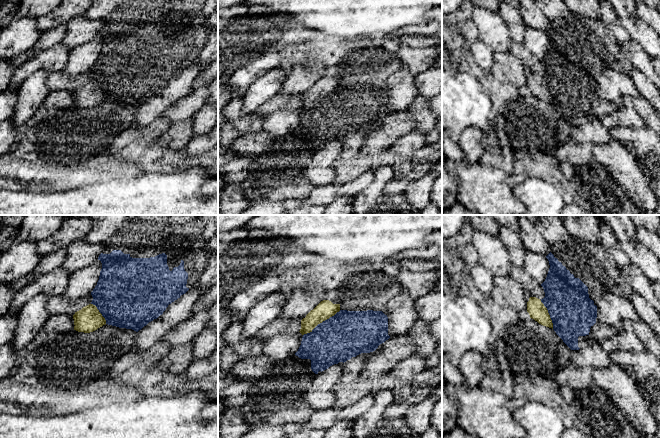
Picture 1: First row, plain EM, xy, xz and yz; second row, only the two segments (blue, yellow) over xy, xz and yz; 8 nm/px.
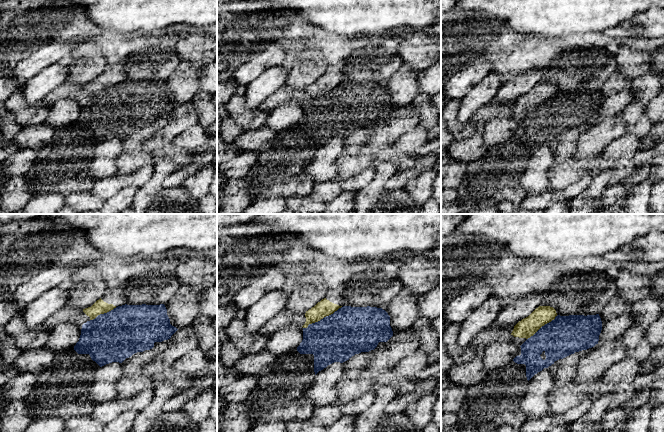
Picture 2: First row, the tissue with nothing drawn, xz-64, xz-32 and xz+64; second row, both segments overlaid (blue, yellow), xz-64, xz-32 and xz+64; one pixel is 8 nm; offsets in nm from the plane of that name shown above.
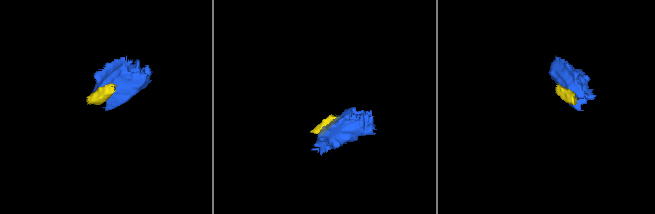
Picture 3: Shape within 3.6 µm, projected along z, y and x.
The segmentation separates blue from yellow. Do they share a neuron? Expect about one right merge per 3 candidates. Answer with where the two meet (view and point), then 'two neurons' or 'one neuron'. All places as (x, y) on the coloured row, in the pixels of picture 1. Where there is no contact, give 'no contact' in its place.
contact xz (322, 322); two neurons

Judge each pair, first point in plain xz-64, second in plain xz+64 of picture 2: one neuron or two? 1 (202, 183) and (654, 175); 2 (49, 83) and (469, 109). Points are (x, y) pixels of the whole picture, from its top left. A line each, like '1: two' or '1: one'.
1: two
2: one

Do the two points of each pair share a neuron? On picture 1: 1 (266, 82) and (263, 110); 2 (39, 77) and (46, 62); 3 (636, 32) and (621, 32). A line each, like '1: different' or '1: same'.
1: different
2: different
3: different

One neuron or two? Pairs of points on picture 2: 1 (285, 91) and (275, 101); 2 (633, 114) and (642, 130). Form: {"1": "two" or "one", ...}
{"1": "one", "2": "one"}

